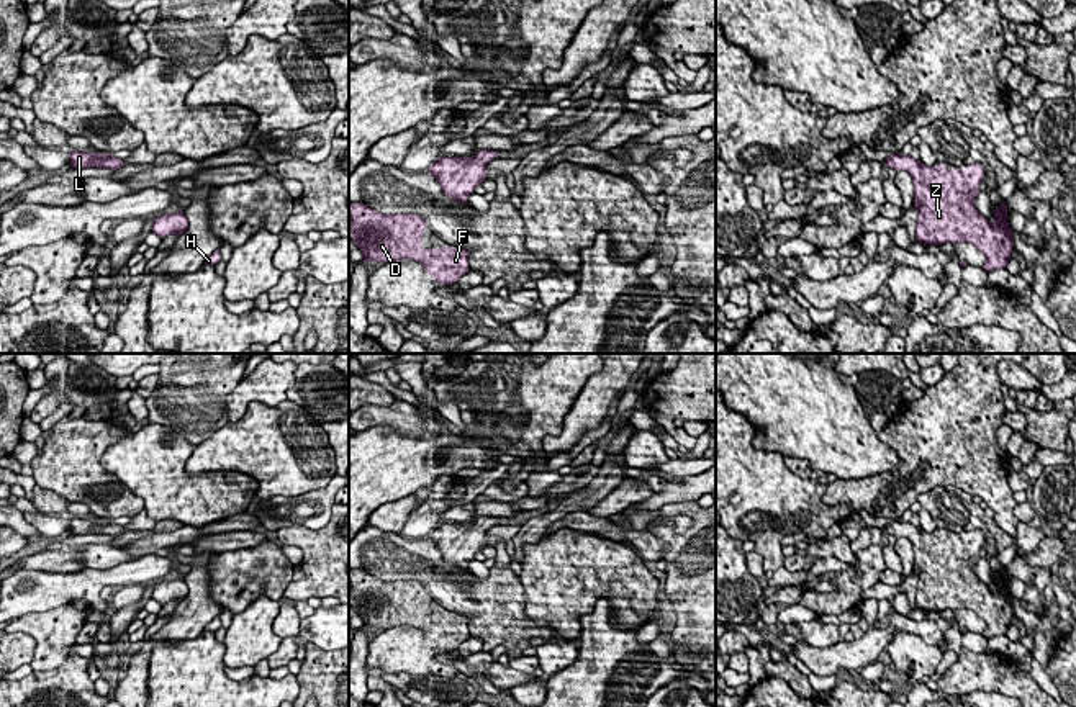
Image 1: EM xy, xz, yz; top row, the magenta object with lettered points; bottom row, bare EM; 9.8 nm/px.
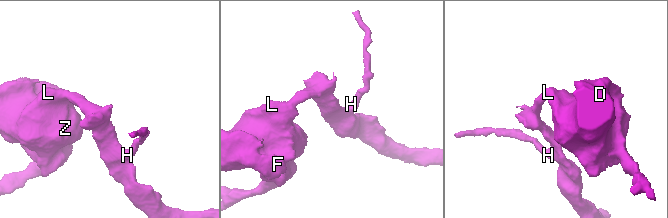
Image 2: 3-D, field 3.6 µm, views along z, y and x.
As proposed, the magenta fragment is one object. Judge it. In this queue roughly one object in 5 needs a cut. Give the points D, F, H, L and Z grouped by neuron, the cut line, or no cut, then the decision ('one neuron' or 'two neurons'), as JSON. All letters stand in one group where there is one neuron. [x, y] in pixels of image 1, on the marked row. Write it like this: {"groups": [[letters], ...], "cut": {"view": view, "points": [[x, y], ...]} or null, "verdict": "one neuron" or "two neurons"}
{"groups": [["D", "F", "H", "L", "Z"]], "cut": null, "verdict": "one neuron"}

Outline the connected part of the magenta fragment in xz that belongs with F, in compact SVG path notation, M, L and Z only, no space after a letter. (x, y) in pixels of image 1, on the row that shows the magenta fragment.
M349 203L349 216L349 237L367 263L411 259L419 262L439 286L457 283L470 270L467 249L421 245L427 226L421 214L383 214L364 203Z

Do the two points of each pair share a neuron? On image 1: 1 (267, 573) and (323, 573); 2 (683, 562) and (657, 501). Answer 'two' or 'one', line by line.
1: two
2: two

